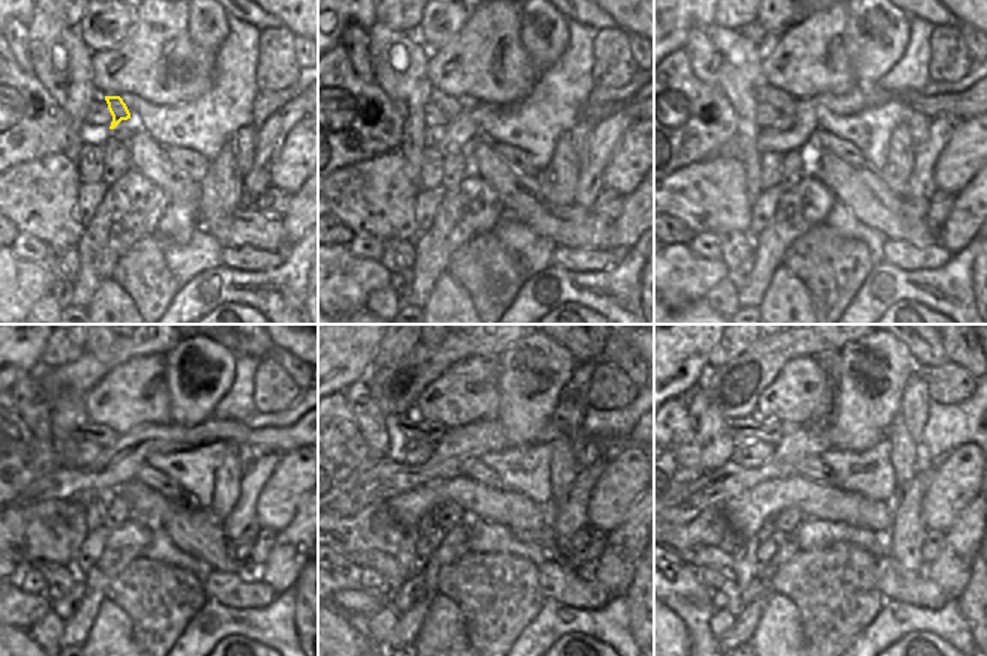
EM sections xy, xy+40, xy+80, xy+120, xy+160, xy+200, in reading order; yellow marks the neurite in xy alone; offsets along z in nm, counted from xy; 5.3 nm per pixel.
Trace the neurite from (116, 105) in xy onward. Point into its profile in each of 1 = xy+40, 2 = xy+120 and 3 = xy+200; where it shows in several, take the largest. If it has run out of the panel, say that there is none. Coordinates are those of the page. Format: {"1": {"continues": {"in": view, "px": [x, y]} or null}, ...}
{"1": {"continues": {"in": "xy+40", "px": [452, 108]}}, "2": {"continues": {"in": "xy+120", "px": [102, 436]}}, "3": {"continues": {"in": "xy+200", "px": [755, 425]}}}

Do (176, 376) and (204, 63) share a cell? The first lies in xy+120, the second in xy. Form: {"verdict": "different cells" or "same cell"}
{"verdict": "different cells"}

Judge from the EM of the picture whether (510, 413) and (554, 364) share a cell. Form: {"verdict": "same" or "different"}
{"verdict": "same"}

